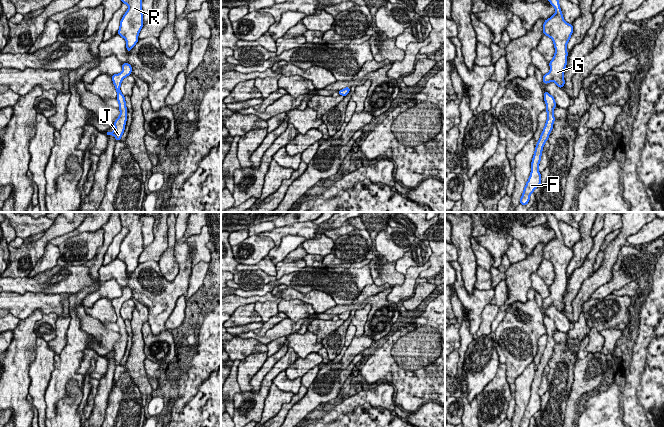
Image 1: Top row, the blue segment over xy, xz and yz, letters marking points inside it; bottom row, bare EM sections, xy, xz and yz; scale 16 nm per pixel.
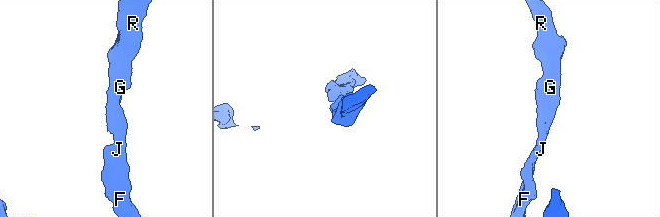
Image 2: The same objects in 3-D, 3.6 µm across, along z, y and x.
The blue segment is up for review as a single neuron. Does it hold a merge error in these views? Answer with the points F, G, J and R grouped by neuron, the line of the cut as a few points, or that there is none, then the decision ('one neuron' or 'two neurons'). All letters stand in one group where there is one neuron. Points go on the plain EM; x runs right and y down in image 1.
groups F G J R; cut none; one neuron

